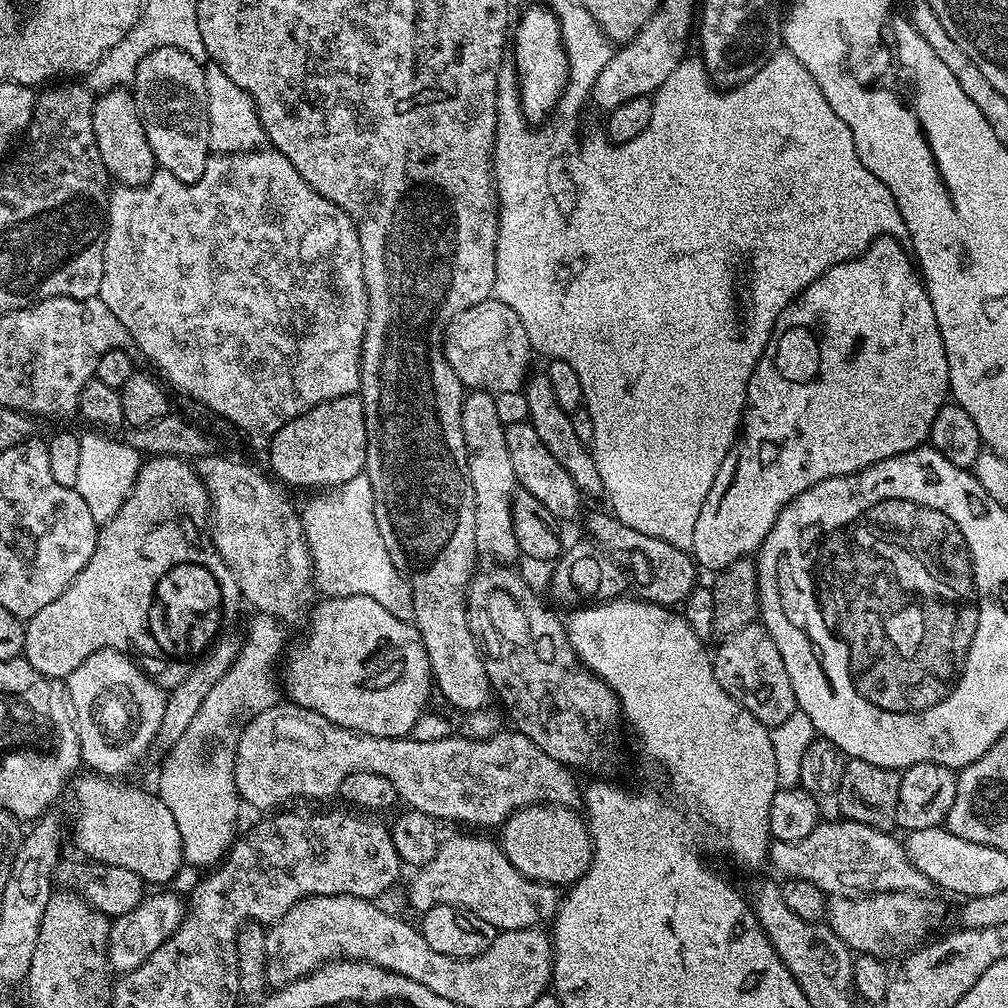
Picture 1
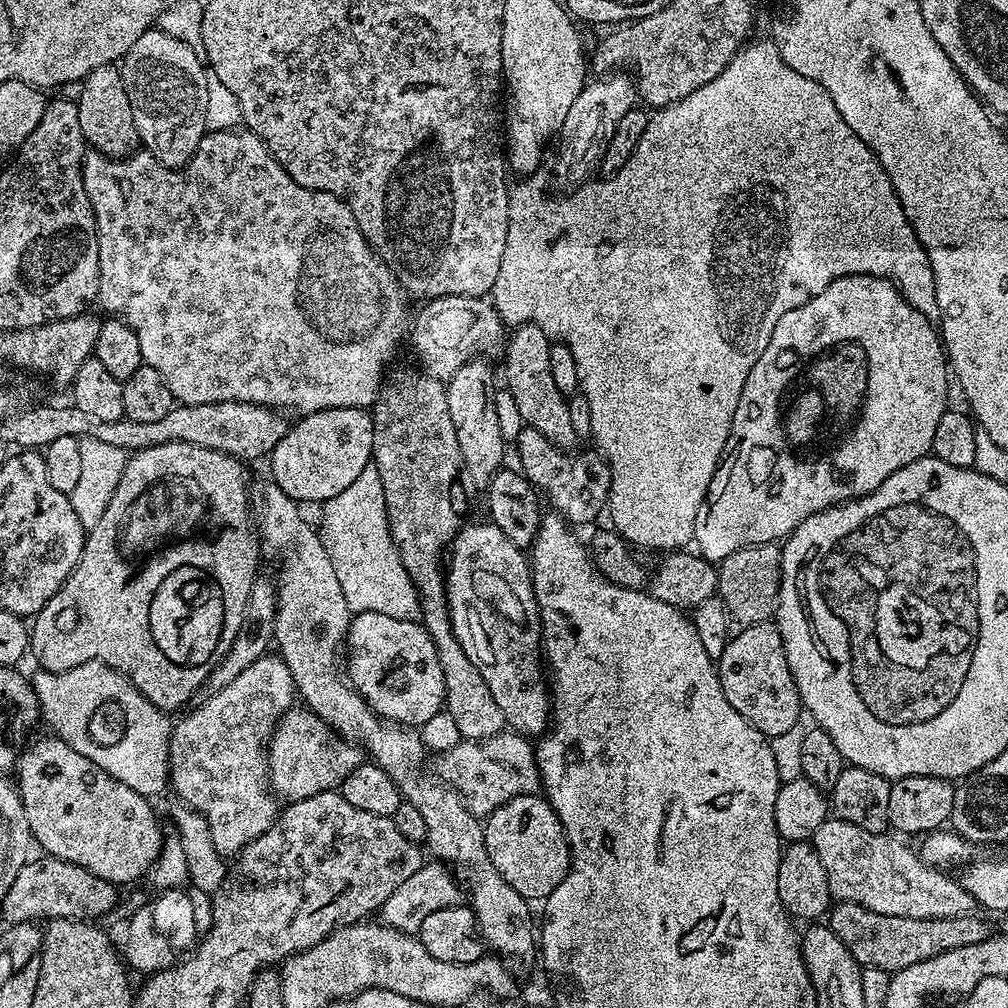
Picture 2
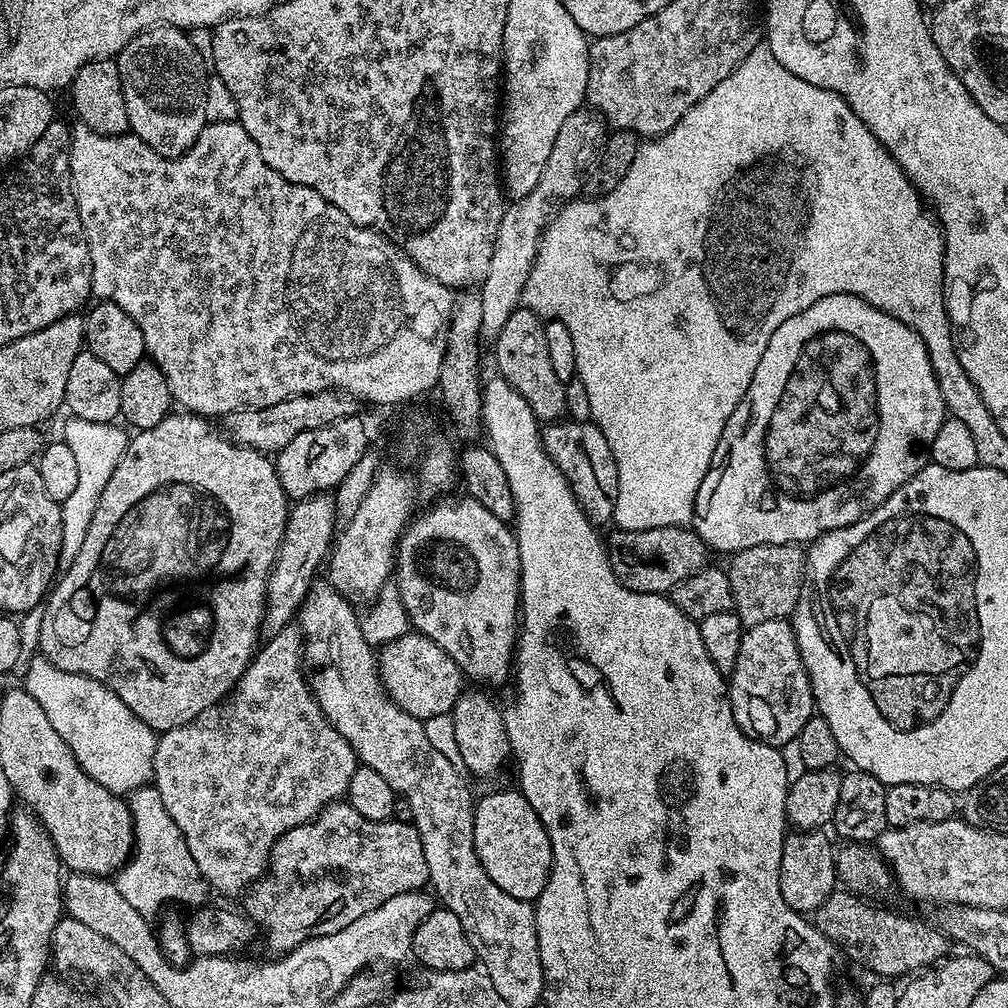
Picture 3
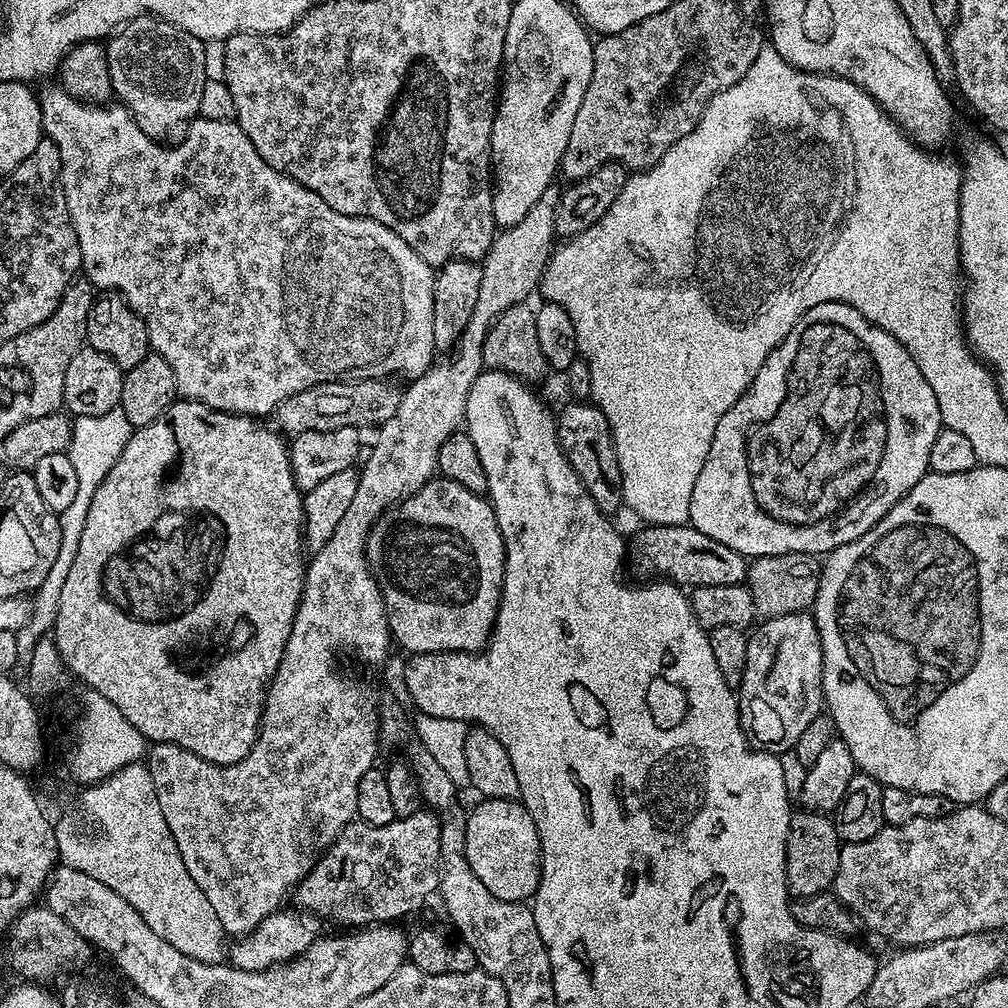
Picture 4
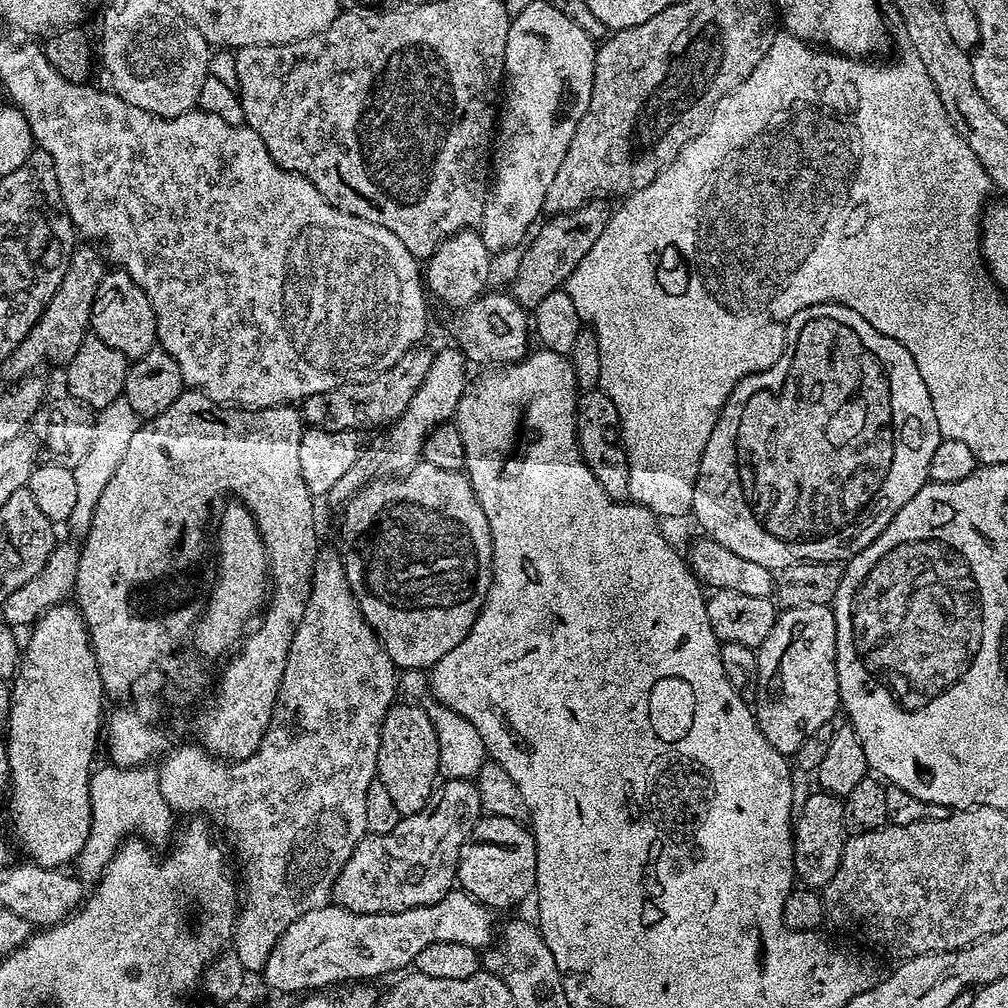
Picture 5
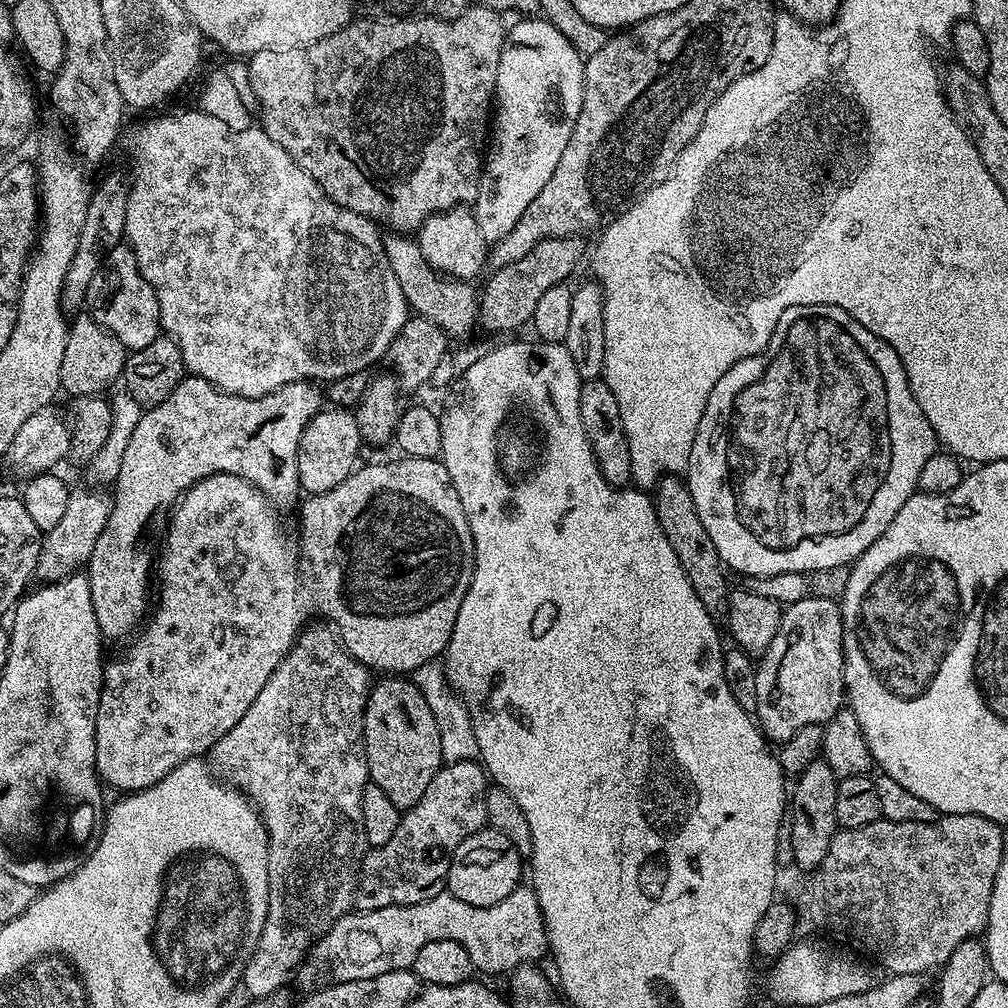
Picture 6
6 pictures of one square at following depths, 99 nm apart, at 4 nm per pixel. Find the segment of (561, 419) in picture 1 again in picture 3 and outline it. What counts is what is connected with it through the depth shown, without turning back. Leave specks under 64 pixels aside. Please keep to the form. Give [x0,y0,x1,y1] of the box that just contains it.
[496,306,566,422]

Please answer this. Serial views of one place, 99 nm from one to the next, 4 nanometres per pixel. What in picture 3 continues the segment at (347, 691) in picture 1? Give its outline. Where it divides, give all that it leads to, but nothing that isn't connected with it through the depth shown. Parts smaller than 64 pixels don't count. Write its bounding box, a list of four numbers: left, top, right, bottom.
[378,630,466,720]

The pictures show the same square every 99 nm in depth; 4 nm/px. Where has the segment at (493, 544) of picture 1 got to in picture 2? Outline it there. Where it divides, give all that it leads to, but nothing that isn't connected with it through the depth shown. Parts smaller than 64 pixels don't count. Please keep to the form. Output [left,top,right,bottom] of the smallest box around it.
[446,358,506,486]

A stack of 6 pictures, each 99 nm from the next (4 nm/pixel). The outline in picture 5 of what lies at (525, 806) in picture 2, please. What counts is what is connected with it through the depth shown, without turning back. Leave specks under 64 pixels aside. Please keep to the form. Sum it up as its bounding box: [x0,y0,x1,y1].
[456,815,536,910]

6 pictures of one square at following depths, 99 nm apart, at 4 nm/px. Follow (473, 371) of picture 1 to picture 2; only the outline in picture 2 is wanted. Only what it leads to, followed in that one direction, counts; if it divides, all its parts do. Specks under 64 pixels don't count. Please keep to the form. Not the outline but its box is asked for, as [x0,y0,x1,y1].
[412,296,505,382]

